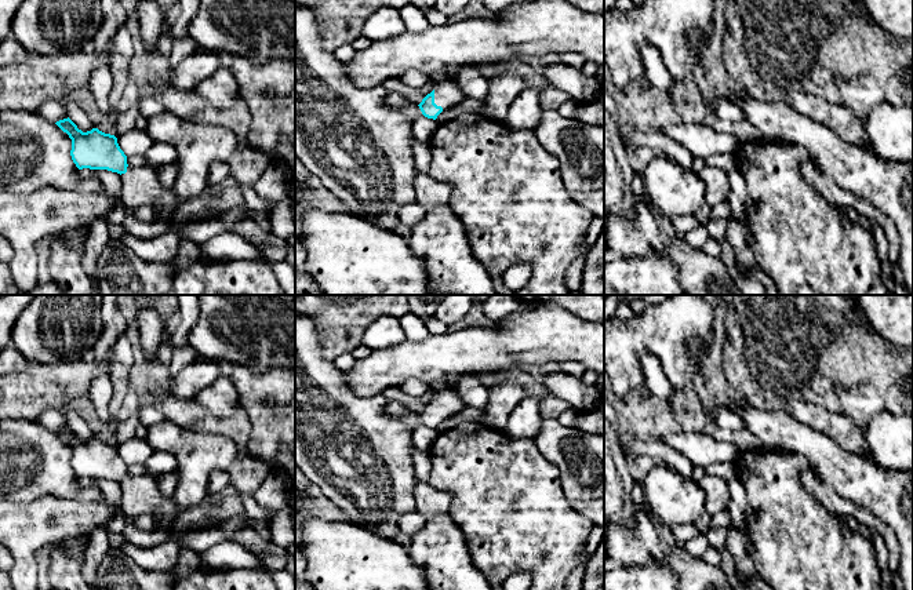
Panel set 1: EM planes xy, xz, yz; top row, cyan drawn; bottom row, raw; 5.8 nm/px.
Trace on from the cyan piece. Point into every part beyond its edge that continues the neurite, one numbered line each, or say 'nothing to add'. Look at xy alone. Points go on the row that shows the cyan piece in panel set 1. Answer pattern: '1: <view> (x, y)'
1: xy (141, 186)

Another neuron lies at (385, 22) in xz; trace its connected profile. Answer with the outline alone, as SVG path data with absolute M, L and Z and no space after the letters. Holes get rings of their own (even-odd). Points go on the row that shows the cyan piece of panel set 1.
M390 7L378 8L372 12L363 25L363 36L371 41L381 41L396 37L407 29L399 14L399 10Z

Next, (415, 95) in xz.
M394 81L390 84L393 91L396 91L397 94L403 95L407 101L417 105L419 105L422 99L436 88L436 85L437 84L434 81L428 81L421 88L408 87L401 81Z

